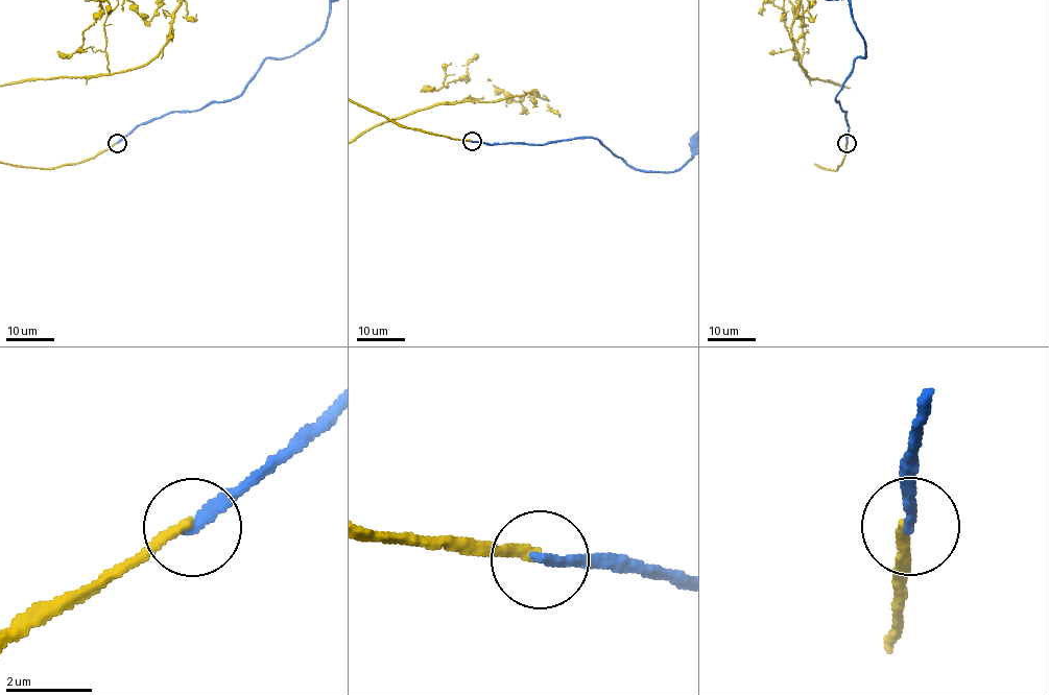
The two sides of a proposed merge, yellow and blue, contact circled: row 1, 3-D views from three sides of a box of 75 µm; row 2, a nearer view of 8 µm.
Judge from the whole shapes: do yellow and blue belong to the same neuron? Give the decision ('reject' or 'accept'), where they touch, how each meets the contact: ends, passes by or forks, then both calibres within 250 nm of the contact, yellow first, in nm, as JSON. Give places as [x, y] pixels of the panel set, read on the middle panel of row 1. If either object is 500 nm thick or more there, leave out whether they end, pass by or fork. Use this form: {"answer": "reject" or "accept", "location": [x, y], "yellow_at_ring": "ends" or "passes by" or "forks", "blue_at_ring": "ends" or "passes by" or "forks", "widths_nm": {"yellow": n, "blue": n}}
{"answer": "reject", "location": [472, 141], "yellow_at_ring": "ends", "blue_at_ring": "ends", "widths_nm": {"yellow": 260, "blue": 260}}

